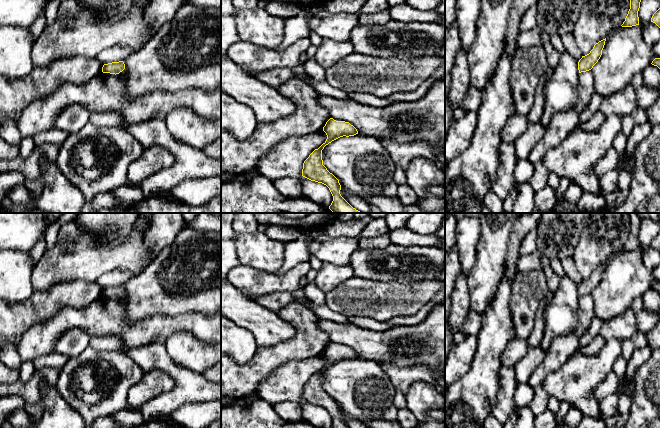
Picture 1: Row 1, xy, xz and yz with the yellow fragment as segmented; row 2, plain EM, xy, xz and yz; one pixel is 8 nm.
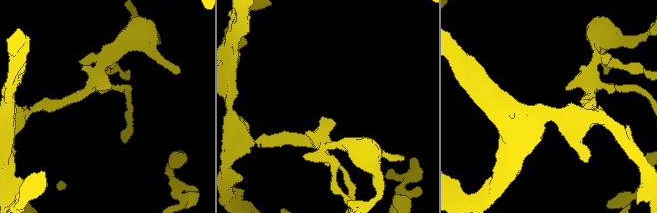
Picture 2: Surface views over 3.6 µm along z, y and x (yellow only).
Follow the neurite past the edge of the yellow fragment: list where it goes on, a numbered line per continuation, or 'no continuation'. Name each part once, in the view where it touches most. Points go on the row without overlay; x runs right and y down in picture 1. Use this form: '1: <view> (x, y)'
no continuation

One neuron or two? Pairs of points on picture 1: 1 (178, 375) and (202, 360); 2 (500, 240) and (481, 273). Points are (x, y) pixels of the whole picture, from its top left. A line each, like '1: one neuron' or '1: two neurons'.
1: two neurons
2: one neuron

